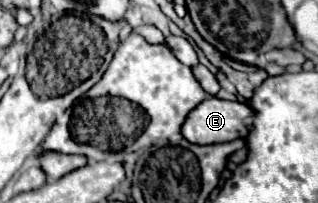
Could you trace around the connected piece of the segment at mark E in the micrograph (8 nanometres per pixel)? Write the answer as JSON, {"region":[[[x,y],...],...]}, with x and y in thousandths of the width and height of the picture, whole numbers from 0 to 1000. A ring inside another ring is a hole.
{"region":[[[654,478],[623,507],[597,567],[585,567],[585,606],[572,606],[572,665],[616,714],[761,685],[780,665],[774,586],[792,567],[799,547],[774,507]]]}

